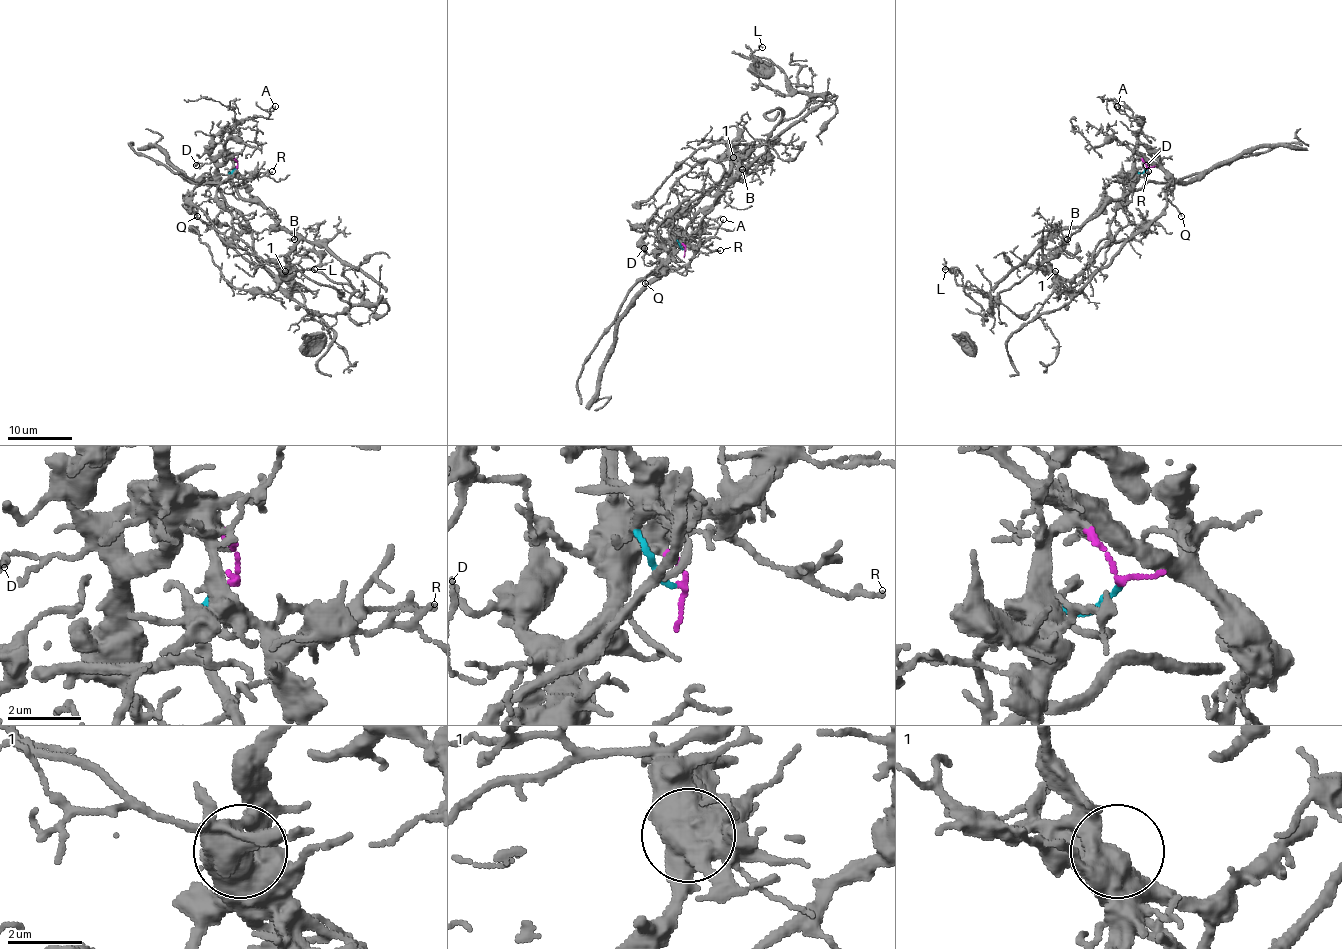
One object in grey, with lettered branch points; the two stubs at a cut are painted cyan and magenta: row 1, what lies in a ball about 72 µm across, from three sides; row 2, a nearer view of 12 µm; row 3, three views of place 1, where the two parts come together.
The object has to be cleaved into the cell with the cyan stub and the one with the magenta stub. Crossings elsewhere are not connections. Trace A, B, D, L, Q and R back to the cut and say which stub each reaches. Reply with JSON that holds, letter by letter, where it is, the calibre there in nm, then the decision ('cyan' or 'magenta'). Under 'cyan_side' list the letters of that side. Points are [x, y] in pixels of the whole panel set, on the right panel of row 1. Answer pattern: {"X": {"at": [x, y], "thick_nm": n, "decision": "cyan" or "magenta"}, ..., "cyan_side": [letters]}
{"A": {"at": [1117, 106], "thick_nm": 100, "decision": "magenta"}, "B": {"at": [1067, 239], "thick_nm": 130, "decision": "cyan"}, "D": {"at": [1146, 165], "thick_nm": 130, "decision": "magenta"}, "L": {"at": [945, 269], "thick_nm": 120, "decision": "cyan"}, "Q": {"at": [1181, 216], "thick_nm": 110, "decision": "magenta"}, "R": {"at": [1148, 171], "thick_nm": 140, "decision": "magenta"}, "cyan_side": ["B", "L"]}

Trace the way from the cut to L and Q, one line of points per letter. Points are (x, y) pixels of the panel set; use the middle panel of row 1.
L: (683, 250), (664, 225), (738, 145), (771, 142), (829, 96), (792, 93), (750, 57), (762, 48)
Q: (683, 250), (685, 246), (677, 243), (662, 269), (654, 274), (653, 270), (645, 277), (645, 283)

